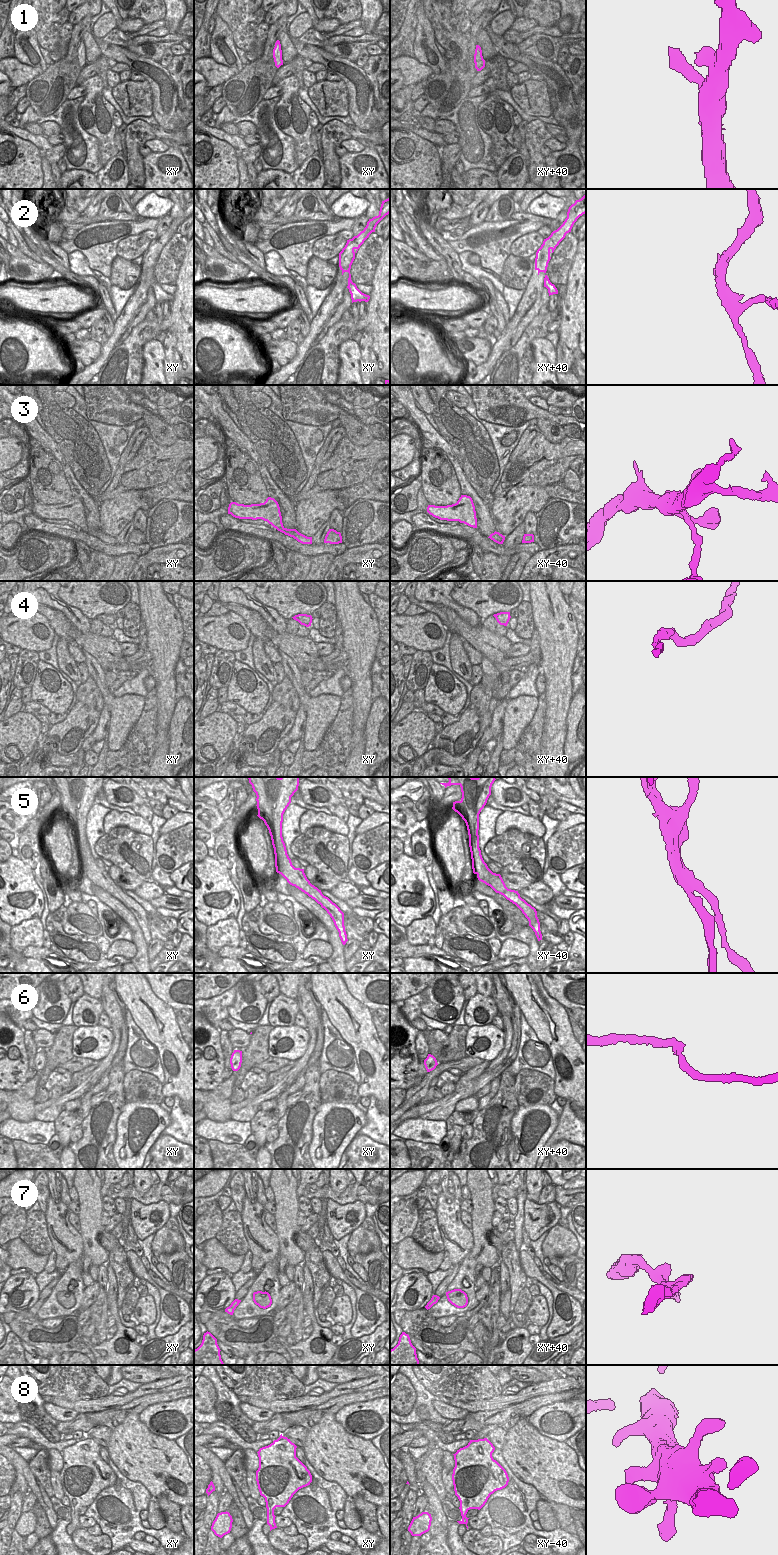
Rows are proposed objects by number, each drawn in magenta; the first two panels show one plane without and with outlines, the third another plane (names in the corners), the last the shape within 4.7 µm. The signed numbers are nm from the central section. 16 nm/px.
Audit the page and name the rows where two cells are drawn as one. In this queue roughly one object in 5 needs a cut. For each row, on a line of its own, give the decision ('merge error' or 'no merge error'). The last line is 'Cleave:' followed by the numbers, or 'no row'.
1: no merge error
2: merge error
3: no merge error
4: no merge error
5: merge error
6: no merge error
7: no merge error
8: no merge error
Cleave: 2, 5

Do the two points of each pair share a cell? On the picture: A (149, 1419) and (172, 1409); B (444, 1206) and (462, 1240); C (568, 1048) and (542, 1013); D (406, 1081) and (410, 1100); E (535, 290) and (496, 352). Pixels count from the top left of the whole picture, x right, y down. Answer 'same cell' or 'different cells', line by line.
A: same cell
B: same cell
C: same cell
D: different cells
E: same cell

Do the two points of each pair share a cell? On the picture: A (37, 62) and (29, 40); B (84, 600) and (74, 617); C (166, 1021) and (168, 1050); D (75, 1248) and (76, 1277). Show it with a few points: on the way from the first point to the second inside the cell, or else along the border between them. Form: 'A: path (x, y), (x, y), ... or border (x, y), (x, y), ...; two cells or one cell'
A: path (33, 57), (29, 53), (29, 45); one cell
B: border (58, 596), (67, 604), (76, 607), (90, 621); two cells
C: path (166, 1028), (168, 1043); one cell
D: border (82, 1257), (72, 1261), (61, 1273); two cells

